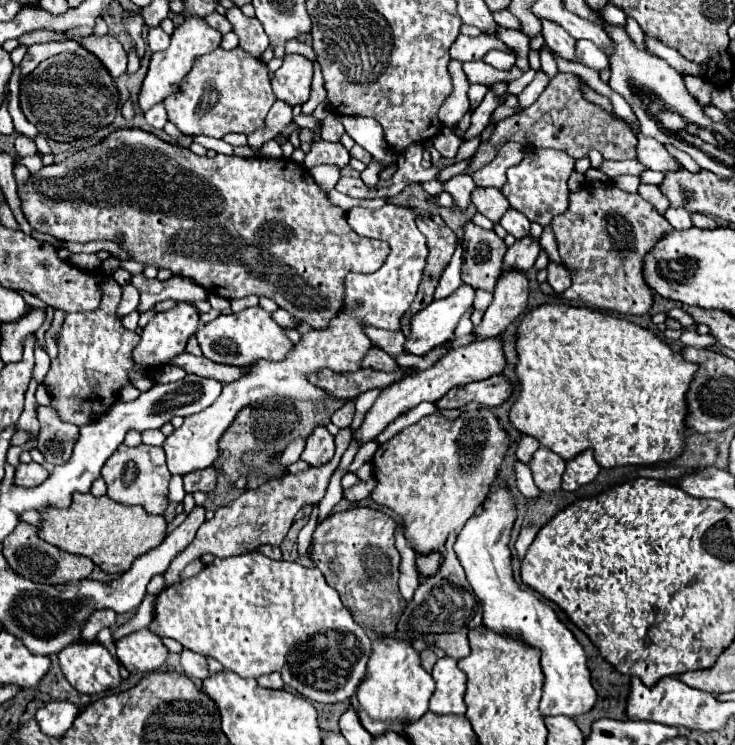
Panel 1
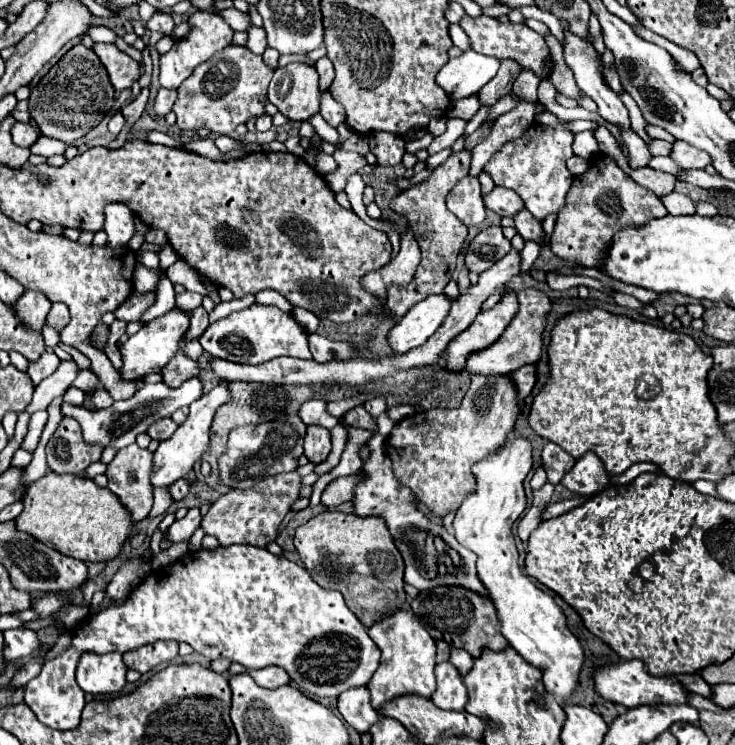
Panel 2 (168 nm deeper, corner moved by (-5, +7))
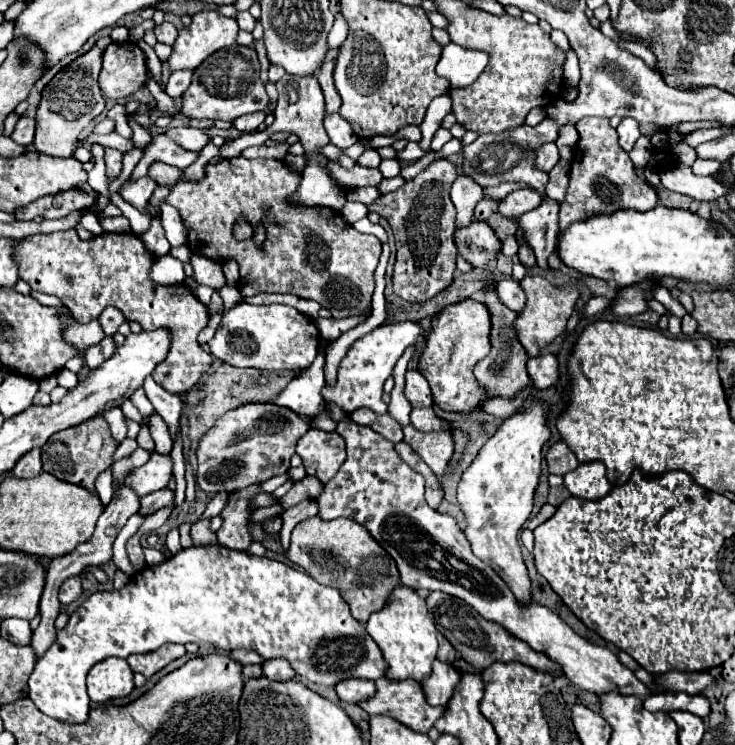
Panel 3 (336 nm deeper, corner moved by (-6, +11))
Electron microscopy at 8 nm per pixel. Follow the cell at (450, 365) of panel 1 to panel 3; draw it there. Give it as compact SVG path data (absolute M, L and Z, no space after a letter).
M526 275L520 285L528 301L526 301L524 311L516 319L518 339L524 345L528 357L536 357L540 355L540 349L544 349L548 343L552 343L558 335L564 333L566 323L574 311L576 299L580 297L580 291L576 287L554 287L550 281L546 281L540 275Z

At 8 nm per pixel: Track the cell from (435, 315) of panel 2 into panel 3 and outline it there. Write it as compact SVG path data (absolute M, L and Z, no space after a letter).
M400 321L400 323L390 323L374 329L372 333L356 339L352 347L348 349L346 357L338 365L336 373L336 383L334 385L324 385L322 397L326 403L334 403L340 407L344 413L352 413L354 409L368 407L374 413L386 413L388 405L382 401L382 387L384 381L392 375L392 369L396 361L402 357L404 349L414 345L418 335L422 335L422 327L414 321Z

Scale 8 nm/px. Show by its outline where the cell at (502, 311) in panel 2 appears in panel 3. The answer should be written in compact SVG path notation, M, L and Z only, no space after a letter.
M464 299L440 309L432 319L432 327L426 337L426 347L422 349L418 359L418 371L430 383L434 405L452 413L472 413L474 409L482 407L482 403L488 401L492 393L478 385L472 367L480 359L484 359L488 351L490 351L490 315L484 305L472 299Z

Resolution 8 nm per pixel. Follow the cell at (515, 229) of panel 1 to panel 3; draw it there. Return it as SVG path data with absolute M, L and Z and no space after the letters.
M544 199L540 207L520 215L520 225L528 235L528 245L536 253L536 265L542 271L548 271L548 255L556 249L556 235L558 235L558 201Z

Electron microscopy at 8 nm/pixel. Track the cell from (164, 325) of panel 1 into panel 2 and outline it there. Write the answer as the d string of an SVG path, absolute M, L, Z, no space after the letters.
M173 307L171 311L167 311L165 315L145 323L139 333L135 333L133 337L129 337L123 345L121 345L121 355L123 355L123 369L121 369L121 377L131 381L131 379L139 379L145 377L149 373L159 373L169 361L171 357L175 357L179 343L185 335L185 331L189 329L189 313Z

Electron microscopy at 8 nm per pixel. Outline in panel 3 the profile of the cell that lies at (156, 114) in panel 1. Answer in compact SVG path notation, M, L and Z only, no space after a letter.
M190 69L174 71L174 73L170 75L168 85L164 87L164 91L166 91L172 99L182 97L182 95L184 95L184 91L188 89L188 85L190 85L190 79L192 79L192 71L190 71Z

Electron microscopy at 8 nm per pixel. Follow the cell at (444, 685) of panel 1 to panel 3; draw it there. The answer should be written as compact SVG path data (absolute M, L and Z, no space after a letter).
M436 659L432 663L430 677L426 677L420 685L422 685L422 691L426 693L426 699L430 705L444 707L450 701L458 681L460 681L460 673L456 671L456 667Z

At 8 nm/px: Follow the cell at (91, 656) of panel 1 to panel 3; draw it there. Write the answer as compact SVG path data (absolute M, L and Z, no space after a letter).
M110 657L96 663L88 673L88 695L94 703L106 703L130 695L134 689L134 673L126 659Z

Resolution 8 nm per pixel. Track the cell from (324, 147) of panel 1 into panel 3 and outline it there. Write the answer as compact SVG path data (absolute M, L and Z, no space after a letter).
M368 149L360 159L358 159L358 165L364 165L364 167L378 167L382 161L382 157L378 155L376 149Z

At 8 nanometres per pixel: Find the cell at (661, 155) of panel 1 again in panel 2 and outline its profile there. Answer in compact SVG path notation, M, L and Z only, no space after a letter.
M675 141L671 145L669 157L683 169L703 169L705 165L711 163L711 157L705 151L695 149L695 147L687 145L685 141Z

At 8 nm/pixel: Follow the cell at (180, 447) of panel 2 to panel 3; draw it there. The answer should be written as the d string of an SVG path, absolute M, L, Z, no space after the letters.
M154 453L146 465L134 469L128 475L126 485L132 485L132 489L136 489L140 497L144 497L158 489L164 489L170 479L172 479L172 457Z

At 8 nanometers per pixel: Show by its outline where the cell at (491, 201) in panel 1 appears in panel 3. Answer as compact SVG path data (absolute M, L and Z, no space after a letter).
M520 189L510 193L504 201L500 201L500 213L504 217L518 217L520 213L528 213L532 209L536 209L540 203L544 201L544 197L540 197L540 193L536 193L534 189Z

